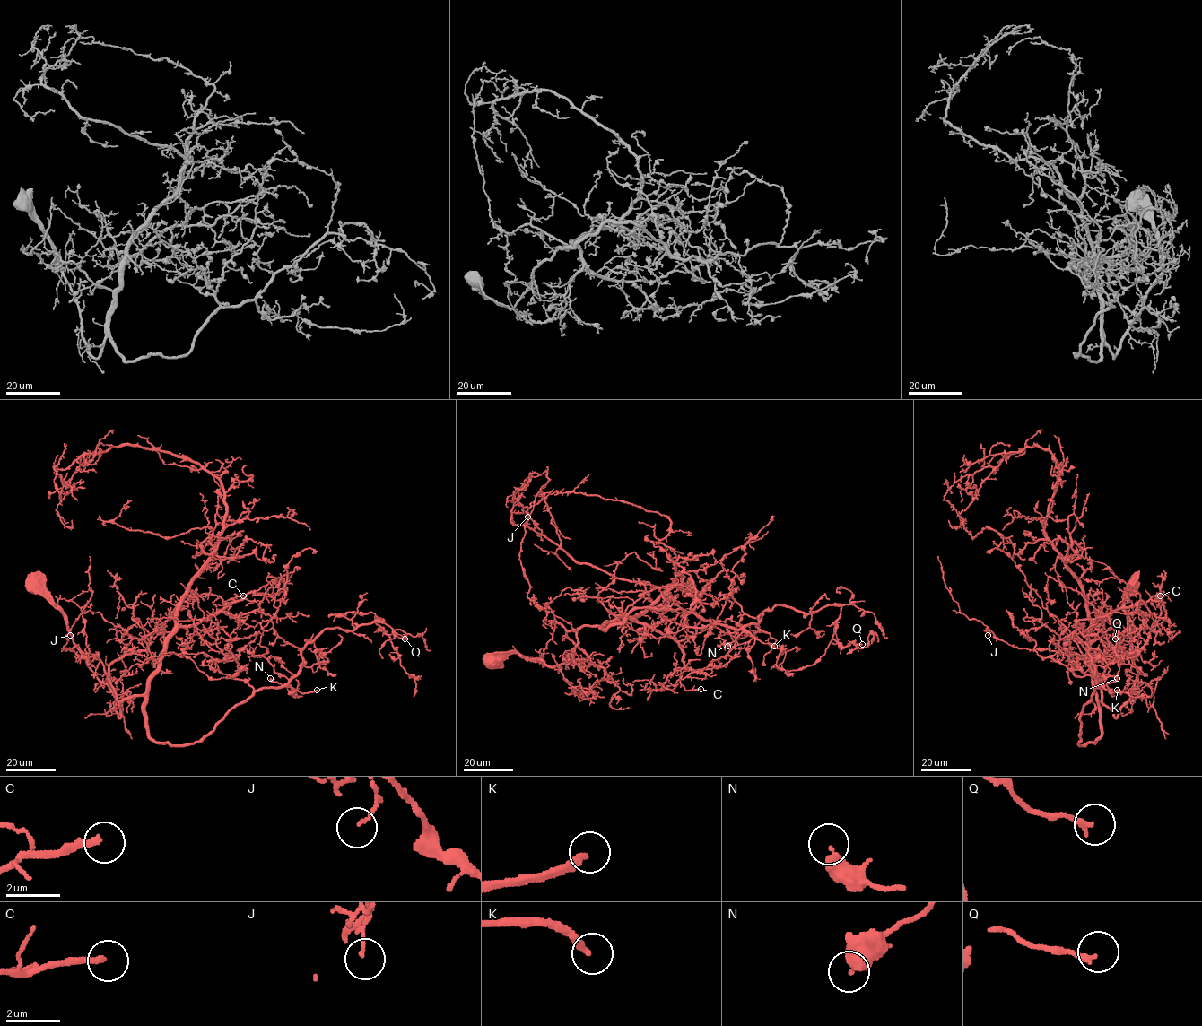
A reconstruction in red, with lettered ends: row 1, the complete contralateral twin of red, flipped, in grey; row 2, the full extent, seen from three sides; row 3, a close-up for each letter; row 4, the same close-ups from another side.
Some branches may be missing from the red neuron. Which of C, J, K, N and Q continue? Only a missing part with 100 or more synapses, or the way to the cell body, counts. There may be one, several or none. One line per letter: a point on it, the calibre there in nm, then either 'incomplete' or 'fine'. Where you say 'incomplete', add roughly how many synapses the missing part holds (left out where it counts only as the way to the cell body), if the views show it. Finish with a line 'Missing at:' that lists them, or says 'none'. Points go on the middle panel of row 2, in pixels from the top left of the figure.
C: (701, 689) | 240 nm | fine
J: (527, 517) | 100 nm | fine
K: (774, 646) | 280 nm | incomplete | 110 syn
N: (727, 646) | 360 nm | fine
Q: (862, 644) | 200 nm | fine
Missing at: K

